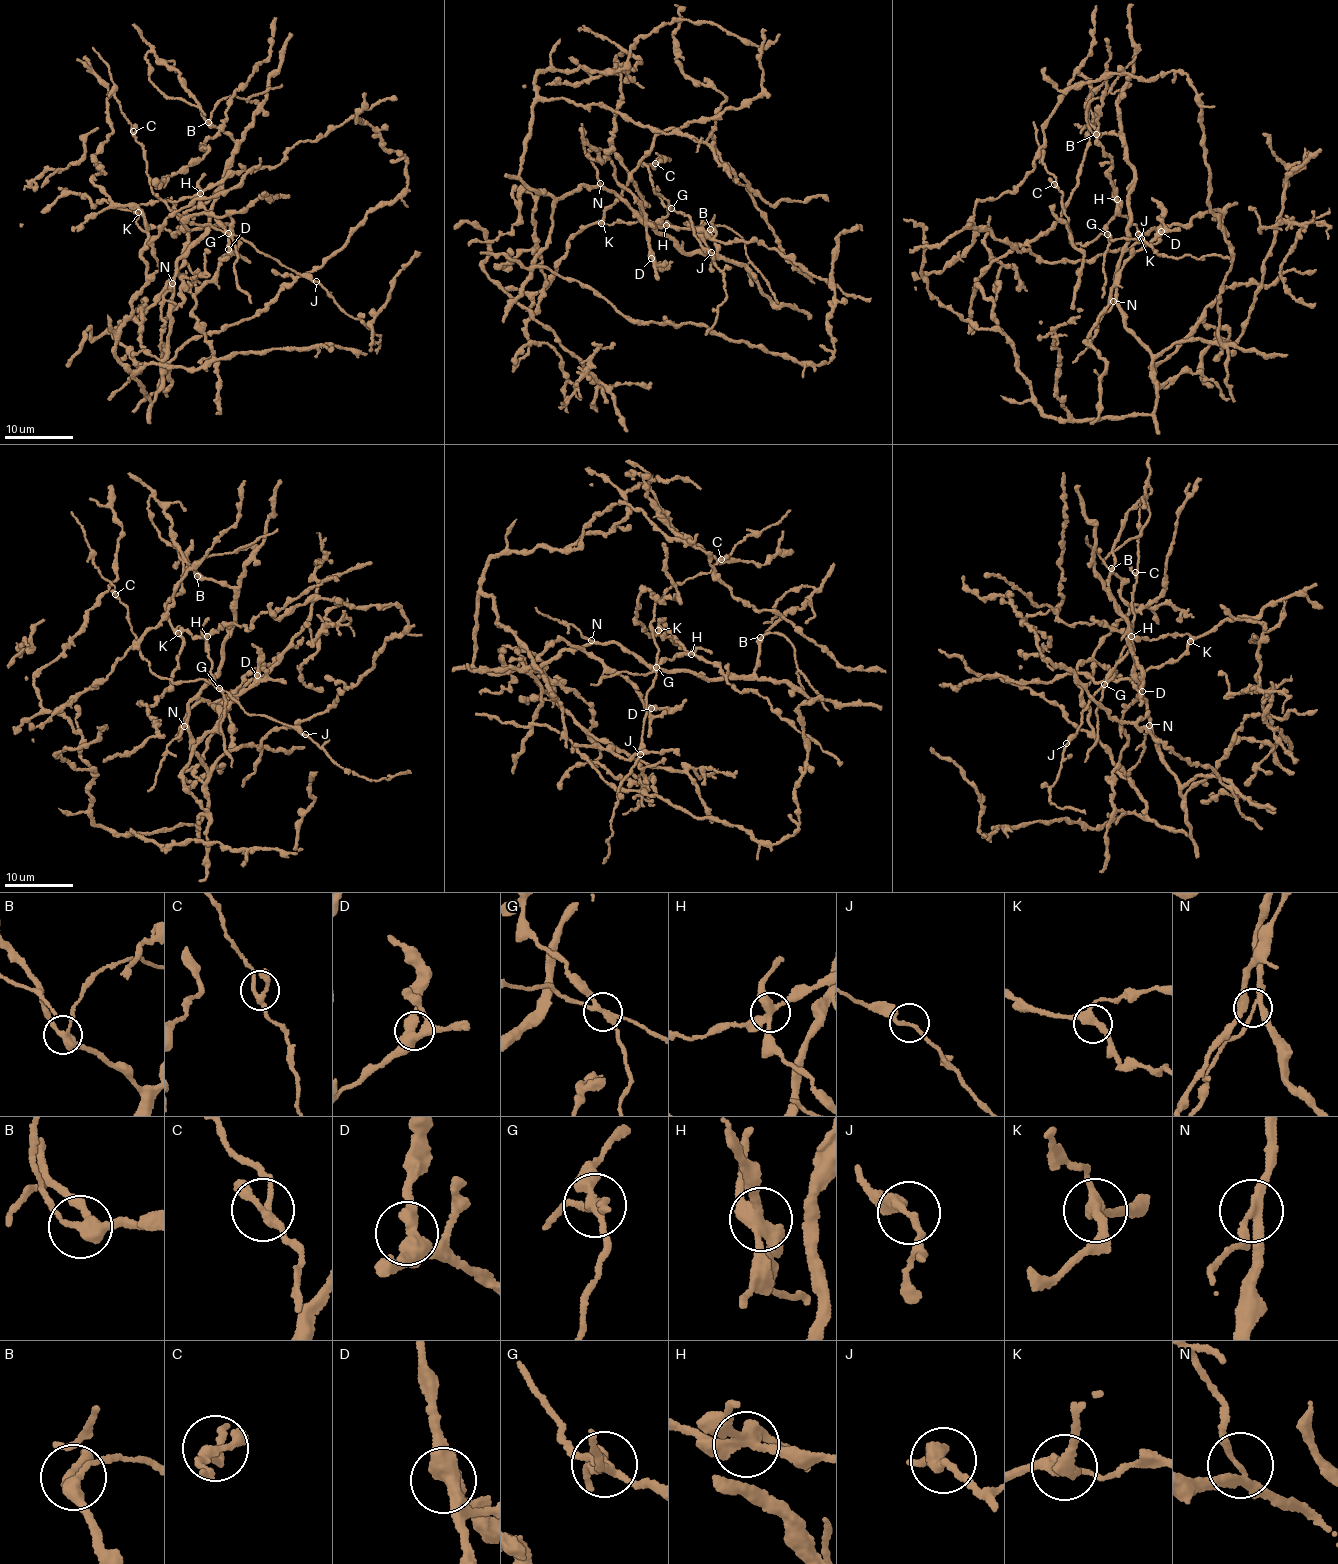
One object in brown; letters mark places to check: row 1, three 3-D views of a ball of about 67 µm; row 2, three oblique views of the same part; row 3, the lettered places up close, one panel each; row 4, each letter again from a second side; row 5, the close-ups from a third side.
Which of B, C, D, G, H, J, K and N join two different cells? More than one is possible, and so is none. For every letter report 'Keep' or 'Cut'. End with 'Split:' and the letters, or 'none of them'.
B: Keep
C: Keep
D: Keep
G: Cut
H: Cut
J: Keep
K: Keep
N: Cut
Split: G, H, N

